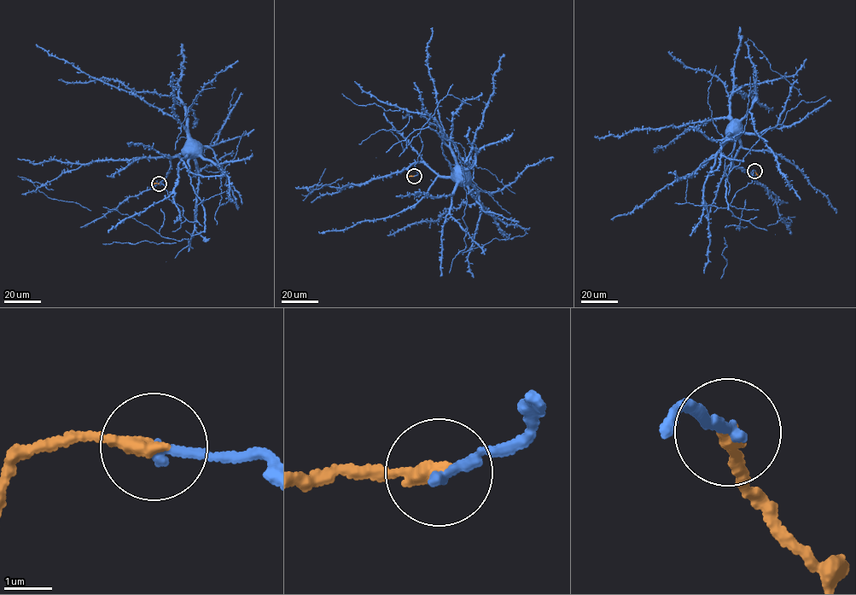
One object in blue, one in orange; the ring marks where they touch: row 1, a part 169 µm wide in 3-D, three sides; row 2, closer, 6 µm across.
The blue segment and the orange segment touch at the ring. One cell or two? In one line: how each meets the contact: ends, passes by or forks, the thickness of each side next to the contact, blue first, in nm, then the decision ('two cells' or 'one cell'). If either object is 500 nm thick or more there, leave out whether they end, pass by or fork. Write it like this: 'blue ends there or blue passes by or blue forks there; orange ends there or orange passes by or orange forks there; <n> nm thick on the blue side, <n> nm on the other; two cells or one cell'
blue ends there; orange ends there; 220 nm thick on the blue side, 320 nm on the other; one cell

